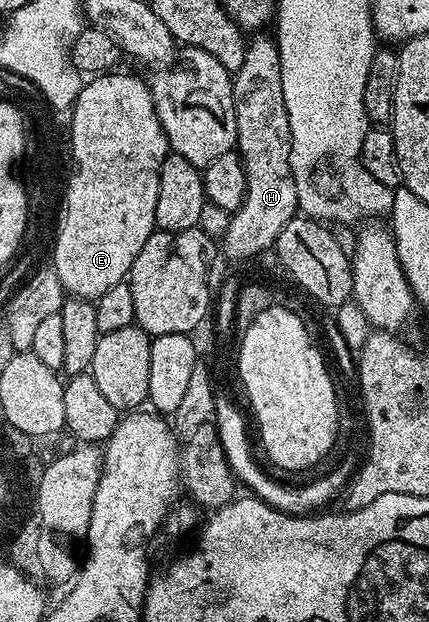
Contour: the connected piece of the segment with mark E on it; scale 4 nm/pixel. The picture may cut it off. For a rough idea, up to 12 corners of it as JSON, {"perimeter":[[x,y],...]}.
{"perimeter":[[98,74],[67,128],[51,266],[66,296],[126,282],[169,142],[149,83]]}

